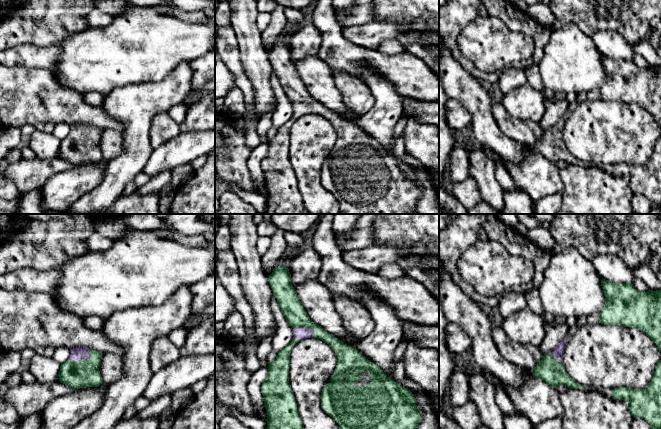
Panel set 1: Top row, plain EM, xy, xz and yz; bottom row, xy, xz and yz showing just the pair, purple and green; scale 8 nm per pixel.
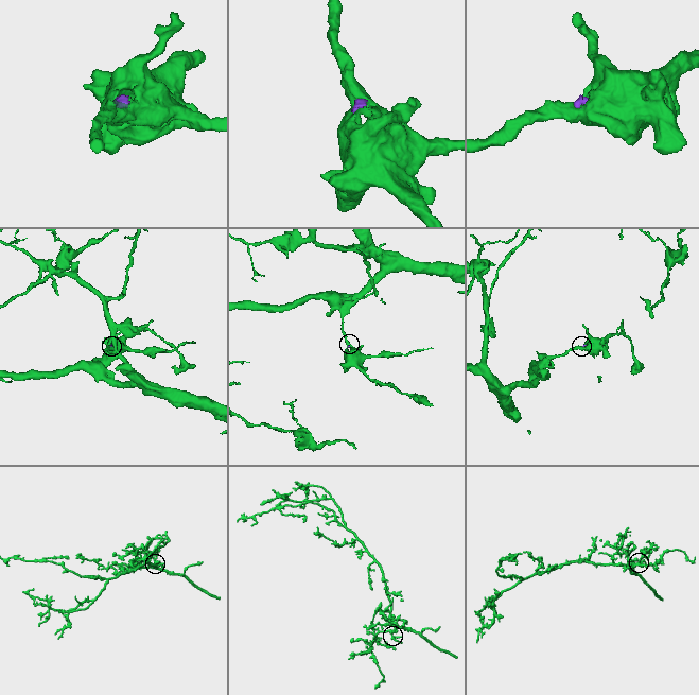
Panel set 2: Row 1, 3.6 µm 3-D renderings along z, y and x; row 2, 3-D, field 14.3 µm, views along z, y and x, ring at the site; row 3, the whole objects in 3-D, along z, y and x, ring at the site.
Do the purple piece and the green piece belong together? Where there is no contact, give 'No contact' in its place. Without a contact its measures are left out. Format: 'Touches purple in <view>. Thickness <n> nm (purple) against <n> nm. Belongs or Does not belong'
Touches purple in xy. Thickness 110 nm (purple) against 220 nm. Belongs

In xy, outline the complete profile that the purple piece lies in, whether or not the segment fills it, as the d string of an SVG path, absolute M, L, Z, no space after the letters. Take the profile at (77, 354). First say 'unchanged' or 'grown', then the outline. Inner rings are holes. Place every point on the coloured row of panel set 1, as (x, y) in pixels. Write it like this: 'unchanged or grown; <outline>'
grown; M82 347L71 349L70 358L61 364L59 381L73 390L101 385L103 378L99 366L102 355Z

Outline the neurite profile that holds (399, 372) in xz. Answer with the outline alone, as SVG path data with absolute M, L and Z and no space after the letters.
M402 358L396 365L394 369L394 379L398 382L401 383L403 386L408 387L412 390L421 392L425 394L424 390L420 385L415 383L414 381L410 380L406 376L406 371L405 371L405 362L404 358Z

